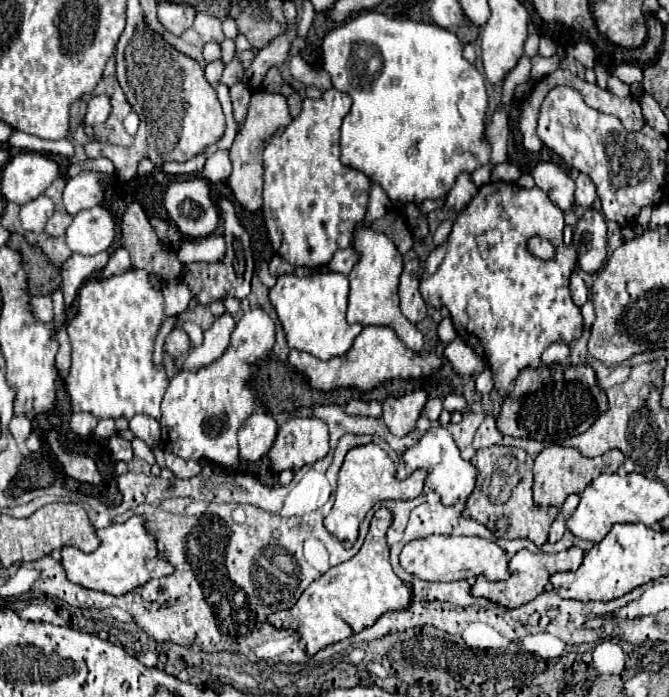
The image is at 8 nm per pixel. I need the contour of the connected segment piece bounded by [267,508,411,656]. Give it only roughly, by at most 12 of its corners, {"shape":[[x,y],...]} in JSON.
{"shape":[[379,508],[361,550],[313,580],[277,628],[307,656],[411,604]]}

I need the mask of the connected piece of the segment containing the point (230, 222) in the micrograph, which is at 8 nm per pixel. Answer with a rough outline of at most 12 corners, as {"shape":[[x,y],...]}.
{"shape":[[217,198],[227,254],[217,264],[183,264],[199,304],[245,298],[251,288],[249,234],[233,204]]}

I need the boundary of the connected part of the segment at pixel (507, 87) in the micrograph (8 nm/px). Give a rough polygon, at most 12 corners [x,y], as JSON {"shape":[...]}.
{"shape":[[521,56],[517,66],[505,76],[503,102],[513,100],[517,84],[529,80],[531,60]]}

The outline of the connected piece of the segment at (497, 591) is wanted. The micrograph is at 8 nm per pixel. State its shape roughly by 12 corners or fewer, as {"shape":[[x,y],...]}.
{"shape":[[579,548],[521,550],[509,580],[477,576],[471,596],[513,610],[545,590],[551,574],[575,570]]}

